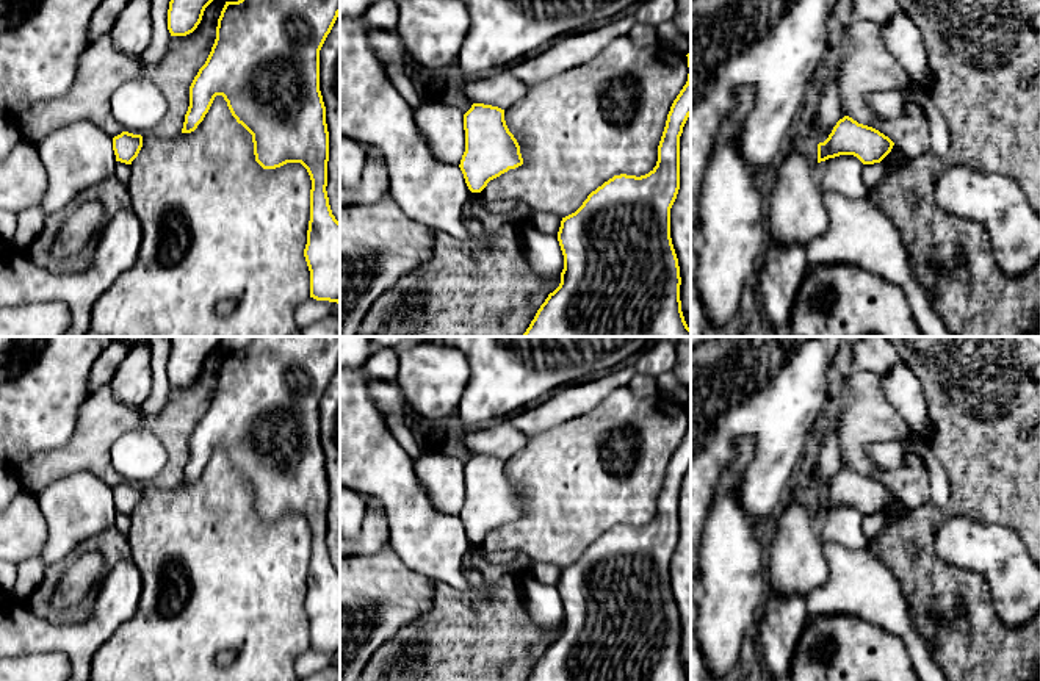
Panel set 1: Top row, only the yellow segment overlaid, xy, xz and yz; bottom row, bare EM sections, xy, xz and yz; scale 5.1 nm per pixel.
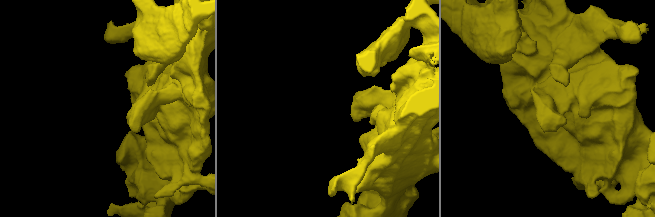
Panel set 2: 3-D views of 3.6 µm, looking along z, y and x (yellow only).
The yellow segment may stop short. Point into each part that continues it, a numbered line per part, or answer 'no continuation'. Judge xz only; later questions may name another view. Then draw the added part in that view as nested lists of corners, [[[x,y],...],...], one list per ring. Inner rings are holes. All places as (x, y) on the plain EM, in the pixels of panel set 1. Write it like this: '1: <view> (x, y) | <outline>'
1: xz (442, 476) | [[[421,452],[413,460],[413,471],[431,506],[443,515],[460,515],[465,503],[464,465],[459,459],[434,452]]]

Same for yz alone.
1: yz (860, 584) | [[[840,506],[818,513],[822,553],[829,564],[829,582],[808,595],[808,614],[857,617],[877,625],[904,640],[919,681],[951,681],[935,661],[929,639],[910,617],[897,578],[871,549],[871,542],[865,537],[861,528],[863,517],[854,506]]]

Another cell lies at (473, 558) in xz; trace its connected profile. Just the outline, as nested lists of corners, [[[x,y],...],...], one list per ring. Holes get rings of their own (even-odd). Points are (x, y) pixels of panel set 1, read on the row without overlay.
[[[471,545],[462,557],[462,570],[470,570],[471,568],[471,570],[486,571],[486,570],[489,570],[495,565],[497,564],[487,560],[484,557],[482,551],[478,549],[475,545]]]

